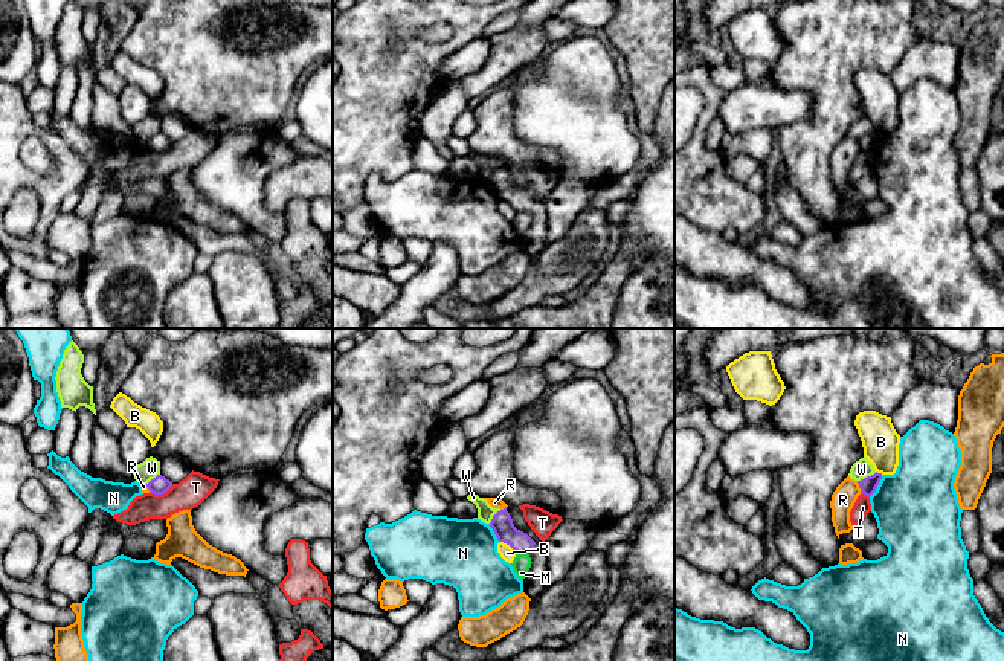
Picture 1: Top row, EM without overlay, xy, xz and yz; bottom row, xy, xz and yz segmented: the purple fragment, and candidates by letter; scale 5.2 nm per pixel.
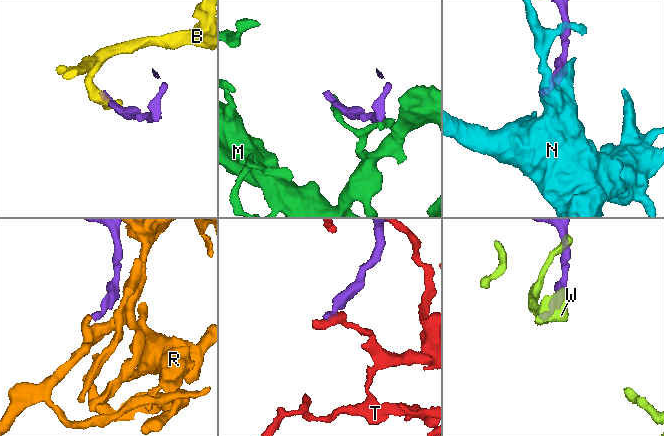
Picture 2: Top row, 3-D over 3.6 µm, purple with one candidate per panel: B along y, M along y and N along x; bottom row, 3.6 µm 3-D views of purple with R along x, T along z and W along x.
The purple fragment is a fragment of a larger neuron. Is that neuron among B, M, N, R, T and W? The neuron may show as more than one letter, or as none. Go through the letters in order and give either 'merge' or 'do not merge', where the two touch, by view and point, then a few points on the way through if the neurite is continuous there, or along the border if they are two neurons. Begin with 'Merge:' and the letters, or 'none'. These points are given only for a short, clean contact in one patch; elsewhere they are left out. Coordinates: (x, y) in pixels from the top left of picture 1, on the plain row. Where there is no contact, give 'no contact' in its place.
Merge: none
B: do not merge; meets purple in xz at (508, 202); border along xz (499, 199), (516, 209)
M: do not merge; meets purple in xz at (522, 211)
N: do not merge; meets purple in yz at (878, 142); border along yz (882, 133), (878, 145), (868, 154)
R: do not merge; meets purple in yz at (859, 145); border along yz (856, 139), (861, 150)
T: do not merge; meets purple in xy at (160, 151); border along xy (173, 142), (162, 151), (150, 150)
W: do not merge; meets purple in yz at (867, 135); border along yz (876, 130), (858, 139)

